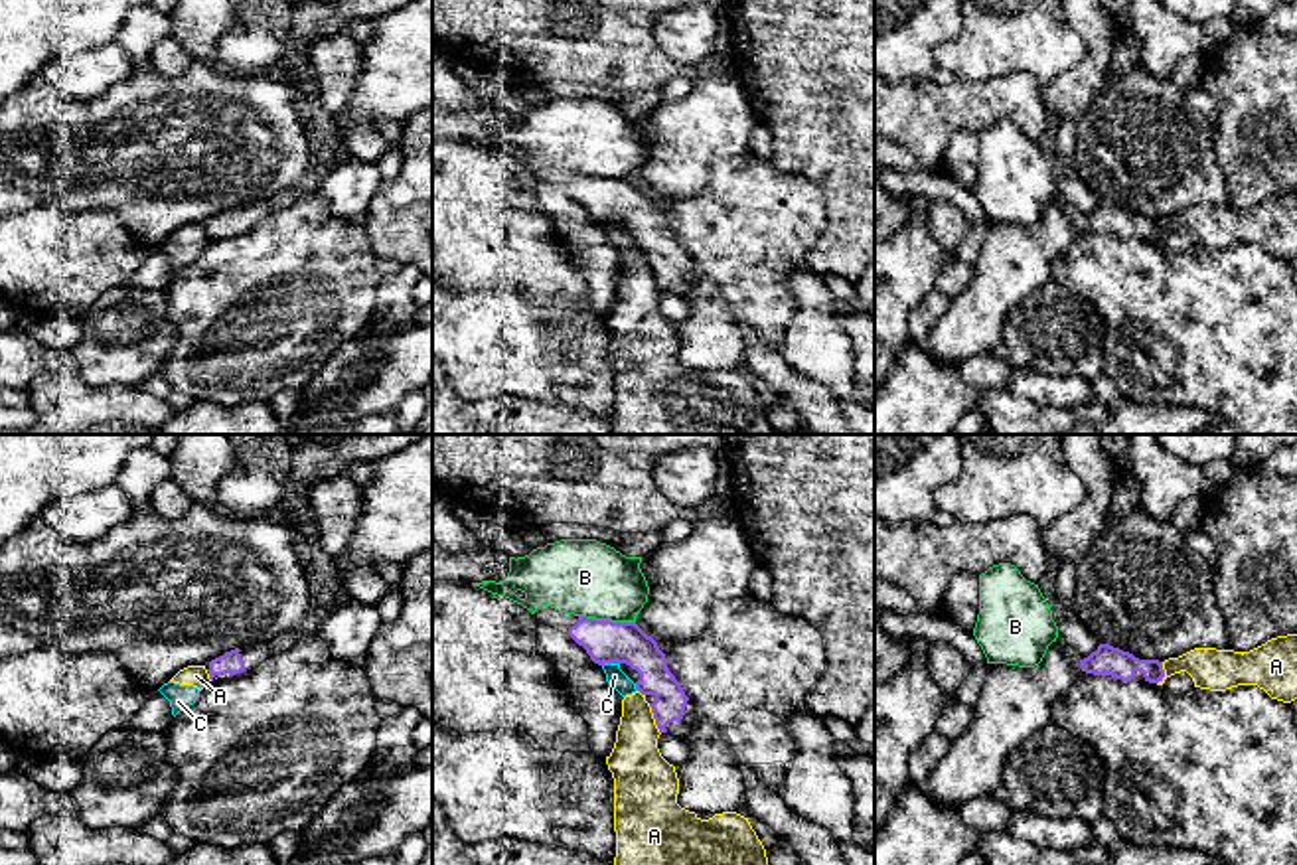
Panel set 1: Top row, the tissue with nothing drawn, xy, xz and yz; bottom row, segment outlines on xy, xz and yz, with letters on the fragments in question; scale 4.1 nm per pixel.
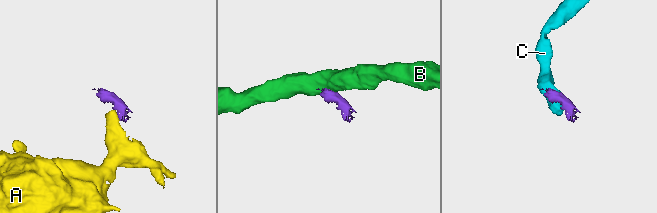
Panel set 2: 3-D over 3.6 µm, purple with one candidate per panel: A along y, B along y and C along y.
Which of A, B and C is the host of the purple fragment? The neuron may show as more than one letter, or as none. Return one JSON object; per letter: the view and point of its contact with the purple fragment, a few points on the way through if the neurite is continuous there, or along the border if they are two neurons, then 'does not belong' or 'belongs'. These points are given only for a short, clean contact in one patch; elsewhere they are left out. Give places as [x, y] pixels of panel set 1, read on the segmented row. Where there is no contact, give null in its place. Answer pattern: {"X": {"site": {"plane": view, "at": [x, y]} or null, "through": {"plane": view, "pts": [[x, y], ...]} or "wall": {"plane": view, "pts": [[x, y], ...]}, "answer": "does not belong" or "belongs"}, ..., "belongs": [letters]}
{"A": {"site": {"plane": "xz", "at": [654, 717]}, "wall": {"plane": "xz", "pts": [[648, 704], [660, 733]]}, "answer": "does not belong"}, "B": {"site": {"plane": "xz", "at": [607, 621]}, "wall": {"plane": "xz", "pts": [[579, 615], [634, 623]]}, "answer": "does not belong"}, "C": {"site": {"plane": "xz", "at": [610, 662]}, "wall": {"plane": "xz", "pts": [[618, 662], [603, 666]]}, "answer": "does not belong"}, "belongs": []}

